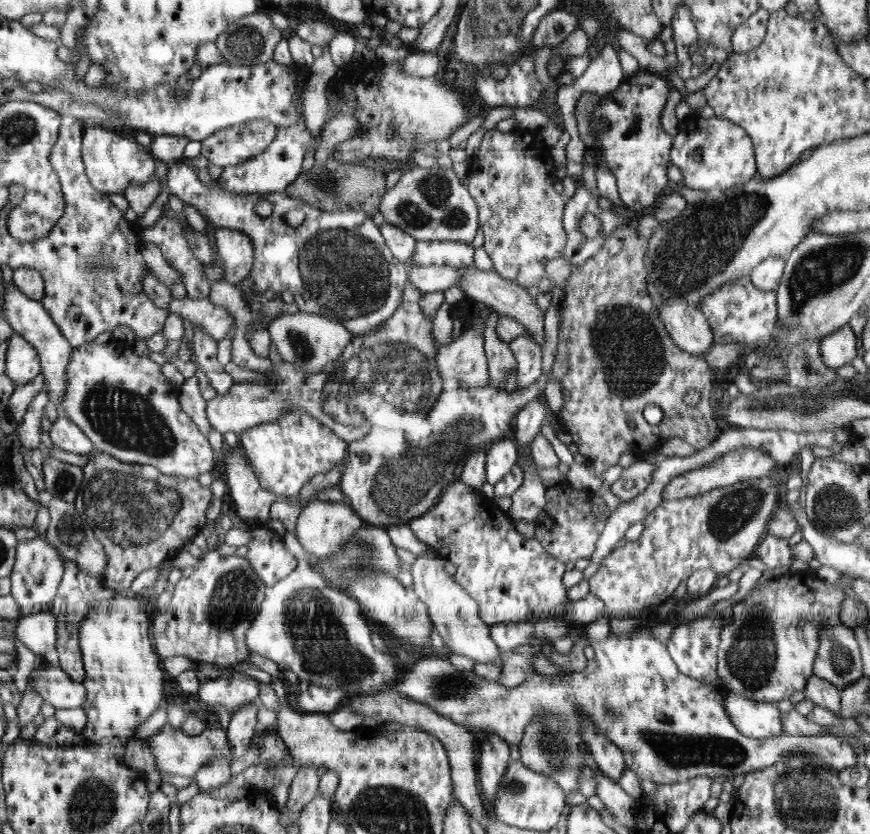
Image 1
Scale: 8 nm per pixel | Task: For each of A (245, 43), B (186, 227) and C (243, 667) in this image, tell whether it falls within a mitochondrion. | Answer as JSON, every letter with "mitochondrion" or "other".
{"A":"mitochondrion","B":"other","C":"other"}

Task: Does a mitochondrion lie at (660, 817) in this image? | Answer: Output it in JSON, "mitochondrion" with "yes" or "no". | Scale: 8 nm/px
{"mitochondrion":"no"}

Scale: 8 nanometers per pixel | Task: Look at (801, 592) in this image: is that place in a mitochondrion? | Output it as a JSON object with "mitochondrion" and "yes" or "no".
{"mitochondrion":"no"}

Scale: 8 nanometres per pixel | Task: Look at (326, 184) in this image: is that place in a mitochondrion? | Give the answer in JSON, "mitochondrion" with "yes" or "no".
{"mitochondrion":"yes"}

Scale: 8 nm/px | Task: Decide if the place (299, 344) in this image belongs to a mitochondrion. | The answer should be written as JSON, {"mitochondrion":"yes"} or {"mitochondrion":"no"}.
{"mitochondrion":"yes"}

